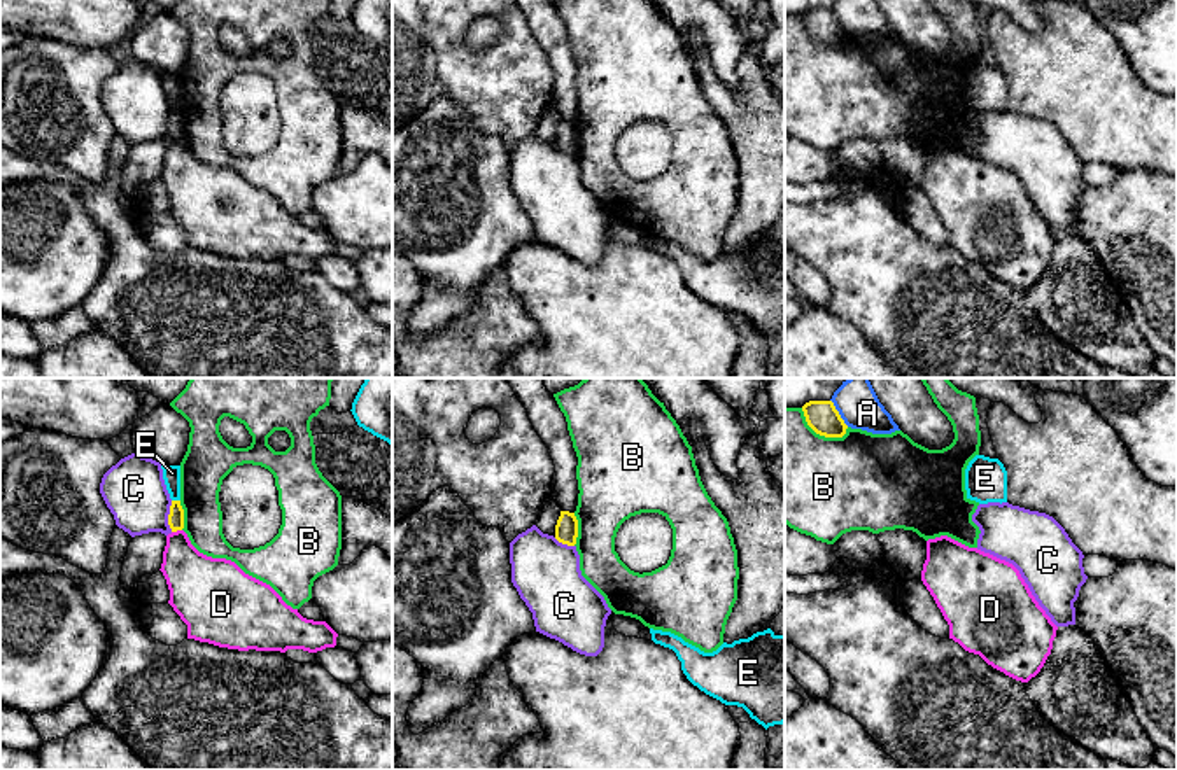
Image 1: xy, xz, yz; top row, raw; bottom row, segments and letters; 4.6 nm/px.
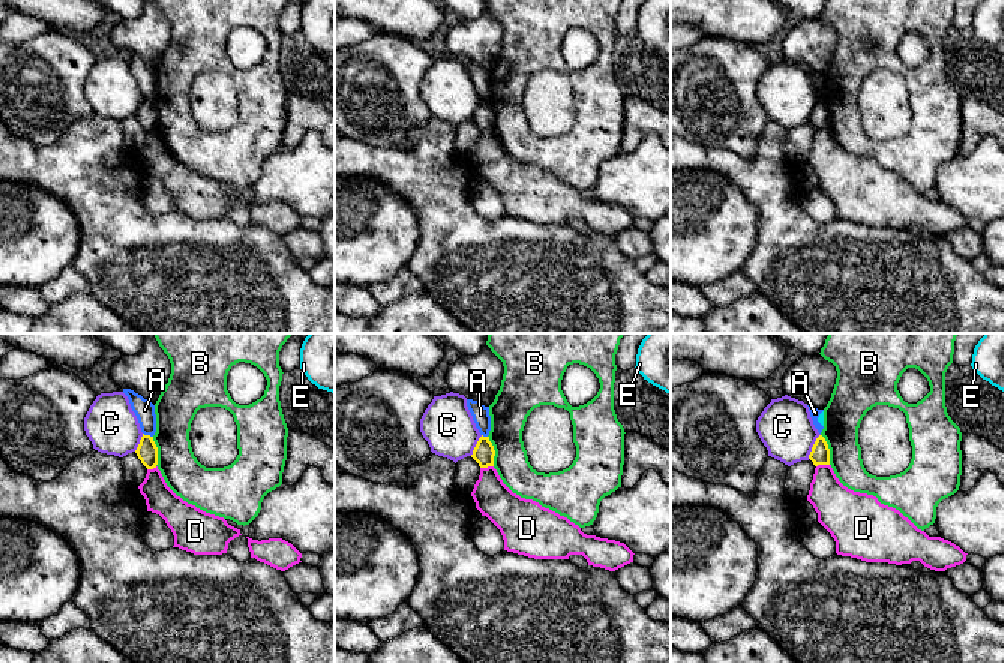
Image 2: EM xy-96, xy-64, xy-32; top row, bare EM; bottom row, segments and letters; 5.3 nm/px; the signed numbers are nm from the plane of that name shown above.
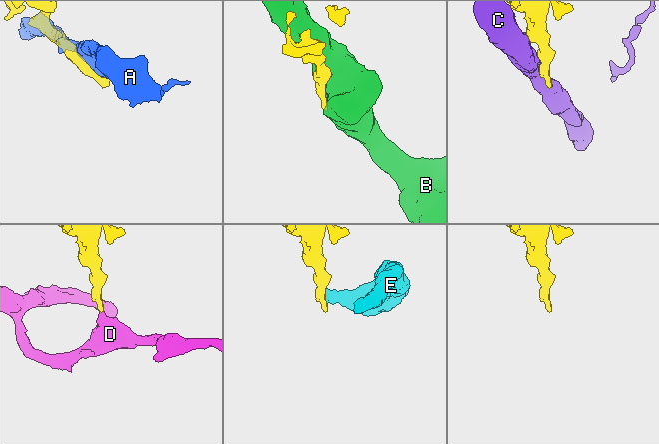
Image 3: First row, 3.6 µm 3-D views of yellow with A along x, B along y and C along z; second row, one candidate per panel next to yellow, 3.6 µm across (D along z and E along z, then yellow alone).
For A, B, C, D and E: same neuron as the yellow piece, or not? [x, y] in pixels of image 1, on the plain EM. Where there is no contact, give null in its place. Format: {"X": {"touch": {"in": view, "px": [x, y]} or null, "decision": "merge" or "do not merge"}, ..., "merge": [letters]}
{"A": {"touch": {"in": "yz", "px": [838, 21]}, "decision": "do not merge"}, "B": {"touch": {"in": "yz", "px": [820, 42]}, "decision": "do not merge"}, "C": {"touch": {"in": "xy", "px": [169, 125]}, "decision": "do not merge"}, "D": {"touch": {"in": "xy", "px": [176, 139]}, "decision": "do not merge"}, "E": {"touch": {"in": "xy", "px": [176, 109]}, "decision": "do not merge"}, "merge": []}

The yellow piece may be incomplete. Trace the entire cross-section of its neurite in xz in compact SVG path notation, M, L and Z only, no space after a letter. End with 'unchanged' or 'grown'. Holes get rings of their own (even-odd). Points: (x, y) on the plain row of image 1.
M560 119L555 133L555 147L562 152L574 154L578 145L578 128L574 121Z; unchanged

